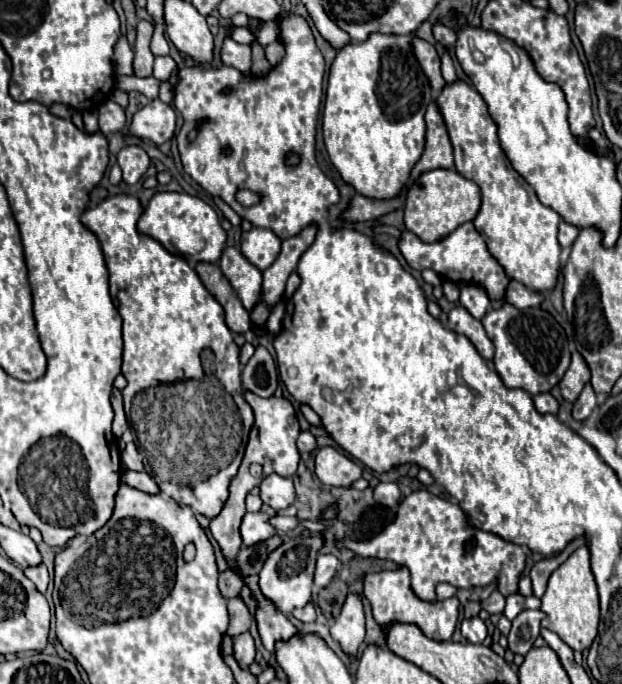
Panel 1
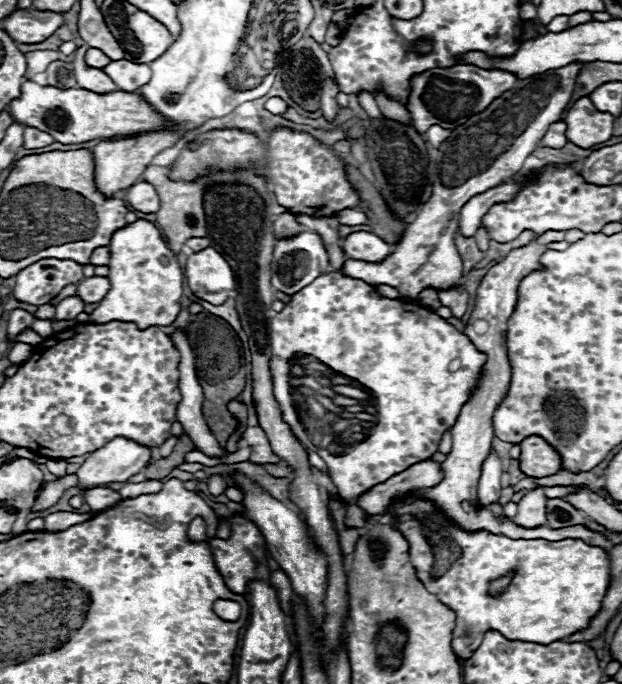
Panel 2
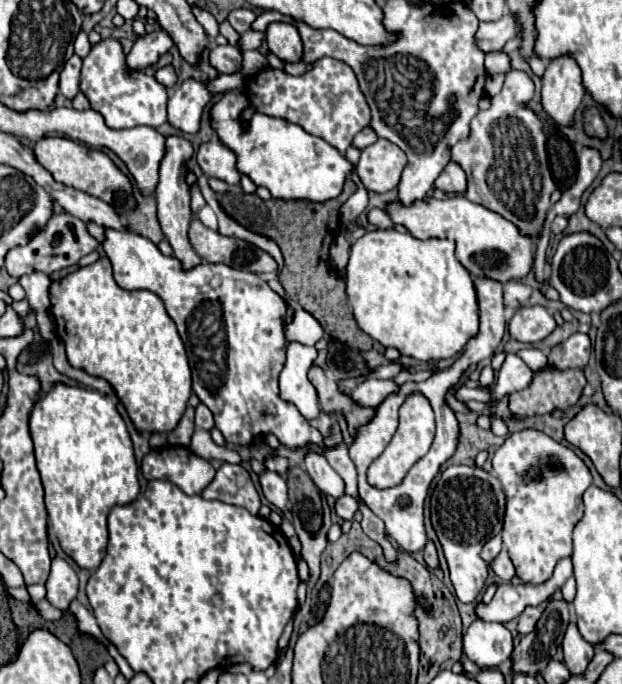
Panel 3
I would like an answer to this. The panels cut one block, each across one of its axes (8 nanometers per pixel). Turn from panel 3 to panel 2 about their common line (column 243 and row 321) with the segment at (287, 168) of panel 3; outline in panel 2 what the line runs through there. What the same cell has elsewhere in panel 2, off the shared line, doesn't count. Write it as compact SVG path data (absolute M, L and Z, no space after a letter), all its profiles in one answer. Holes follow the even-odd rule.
M136 220L124 228L118 228L110 238L108 248L110 290L98 302L98 308L90 314L90 322L108 324L112 320L118 320L134 322L138 324L138 328L170 326L180 312L178 298L182 296L184 272L156 224L148 220Z

